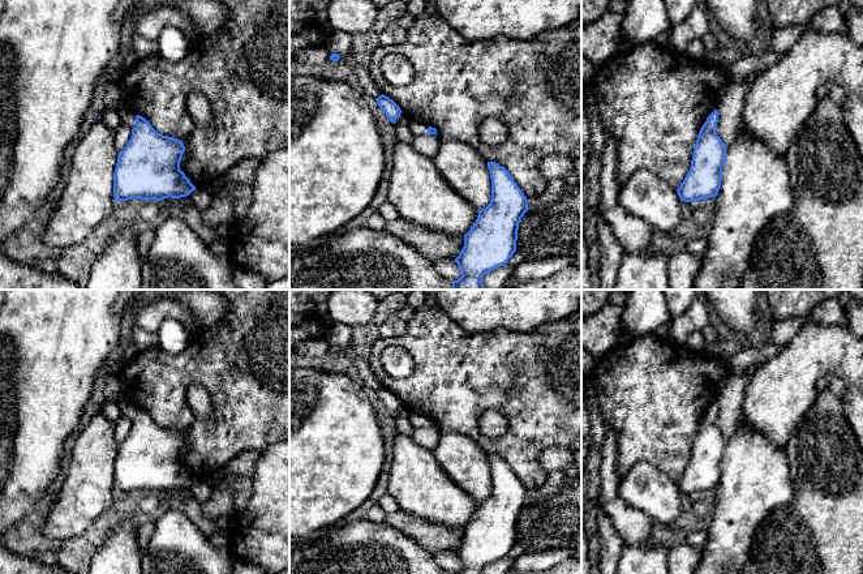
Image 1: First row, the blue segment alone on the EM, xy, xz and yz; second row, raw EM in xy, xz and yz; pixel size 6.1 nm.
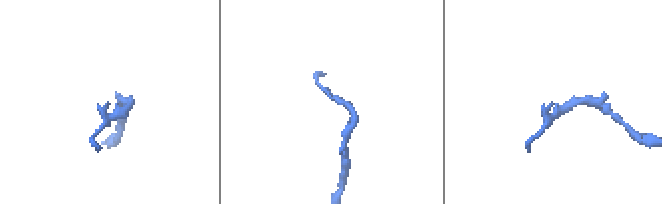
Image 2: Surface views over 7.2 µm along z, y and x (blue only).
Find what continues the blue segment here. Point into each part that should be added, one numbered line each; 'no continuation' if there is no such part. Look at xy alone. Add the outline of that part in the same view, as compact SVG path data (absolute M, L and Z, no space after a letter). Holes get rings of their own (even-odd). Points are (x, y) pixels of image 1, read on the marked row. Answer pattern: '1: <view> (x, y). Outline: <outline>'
1: xy (128, 116). Outline: M123 104L117 108L117 111L119 111L119 113L120 113L121 120L123 120L130 129L133 129L133 128L136 127L136 116L137 116L137 115L136 115L130 108L128 108L128 107L123 106Z

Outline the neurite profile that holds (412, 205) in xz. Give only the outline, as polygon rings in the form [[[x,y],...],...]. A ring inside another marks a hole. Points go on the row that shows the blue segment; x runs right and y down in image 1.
[[[398,138],[394,142],[392,159],[387,200],[396,206],[402,218],[452,236],[464,236],[475,226],[478,210],[448,185],[432,159]]]

